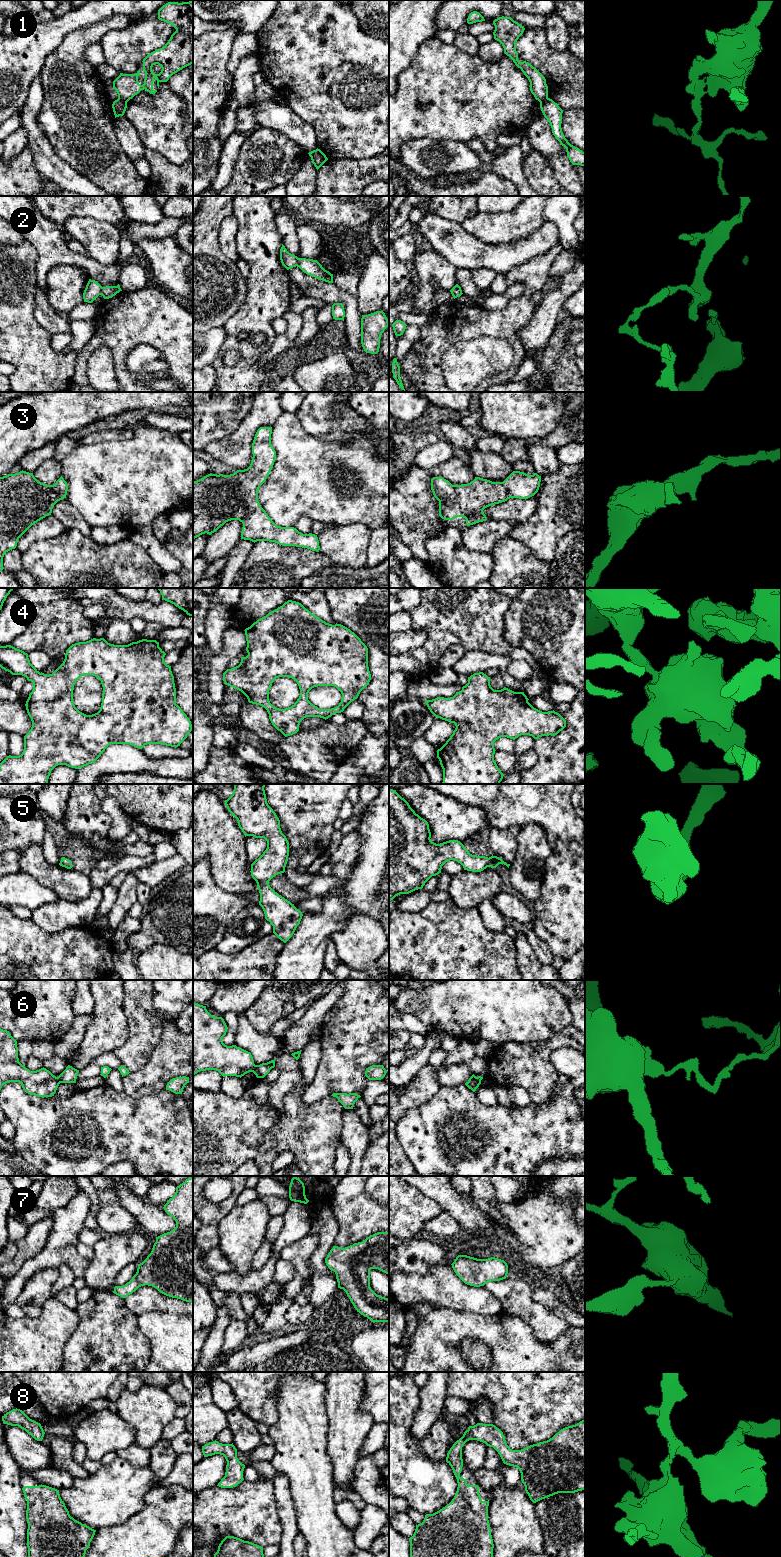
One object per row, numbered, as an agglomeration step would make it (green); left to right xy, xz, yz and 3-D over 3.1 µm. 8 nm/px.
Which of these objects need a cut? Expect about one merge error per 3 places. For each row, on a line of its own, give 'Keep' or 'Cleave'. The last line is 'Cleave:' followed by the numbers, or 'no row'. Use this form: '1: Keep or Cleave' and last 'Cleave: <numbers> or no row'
1: Cleave
2: Cleave
3: Keep
4: Keep
5: Keep
6: Cleave
7: Keep
8: Keep
Cleave: 1, 2, 6

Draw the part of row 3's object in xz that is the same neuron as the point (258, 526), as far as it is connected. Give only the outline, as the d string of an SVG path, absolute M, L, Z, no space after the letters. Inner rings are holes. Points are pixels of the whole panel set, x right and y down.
M260 427L252 443L252 460L247 469L230 475L208 474L193 482L193 540L202 534L216 532L226 522L239 520L243 523L241 539L275 542L283 546L296 546L319 552L318 537L303 534L294 527L277 526L260 506L258 490L266 481L276 460L276 451L271 444L272 427Z

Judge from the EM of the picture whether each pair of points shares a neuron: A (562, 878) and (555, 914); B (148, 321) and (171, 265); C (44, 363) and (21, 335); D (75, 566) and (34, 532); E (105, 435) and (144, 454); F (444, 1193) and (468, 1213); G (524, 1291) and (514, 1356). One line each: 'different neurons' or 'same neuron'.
A: same neuron
B: different neurons
C: same neuron
D: different neurons
E: different neurons
F: same neuron
G: different neurons

